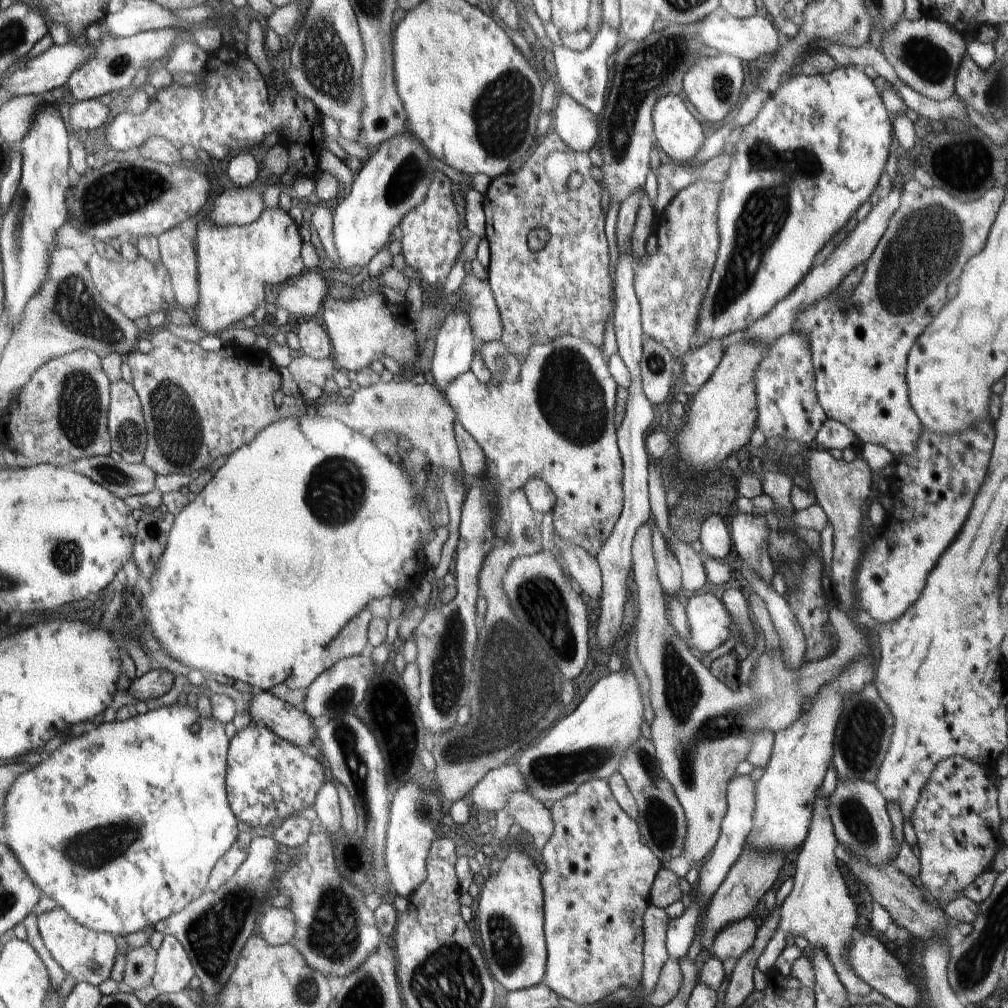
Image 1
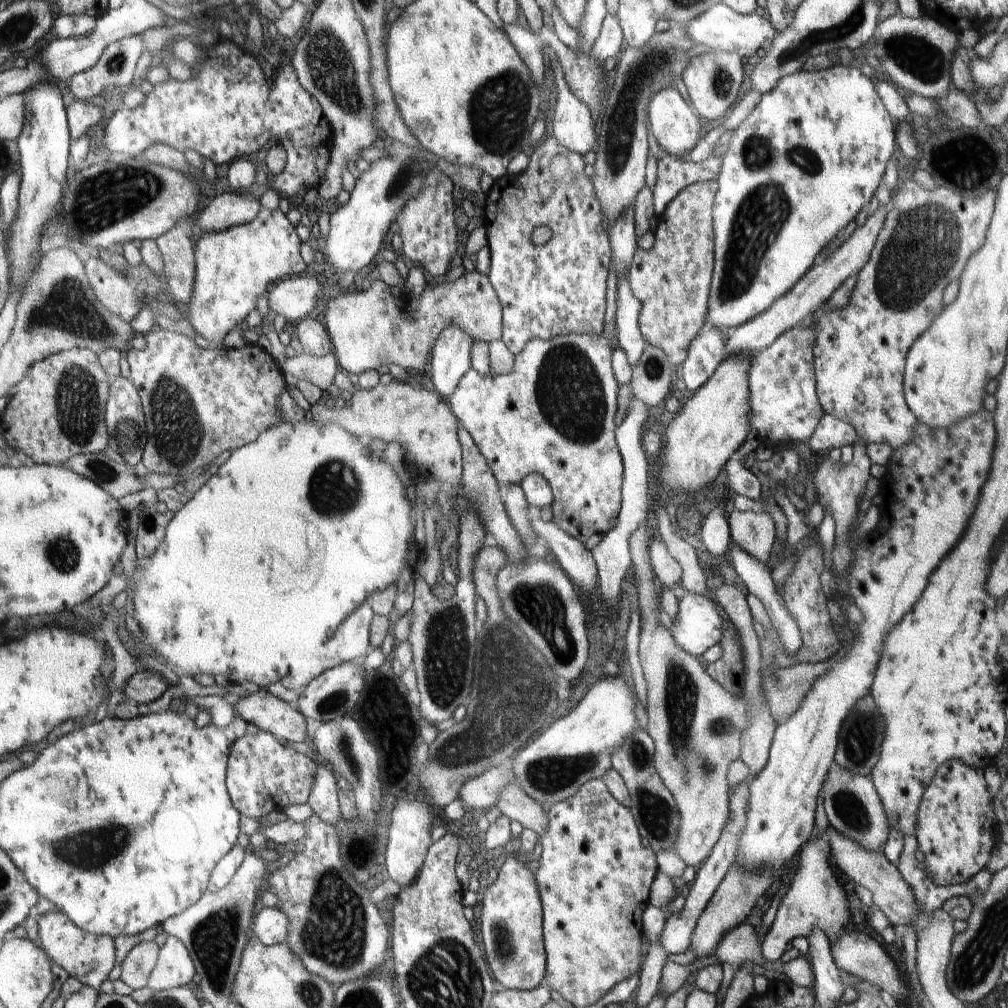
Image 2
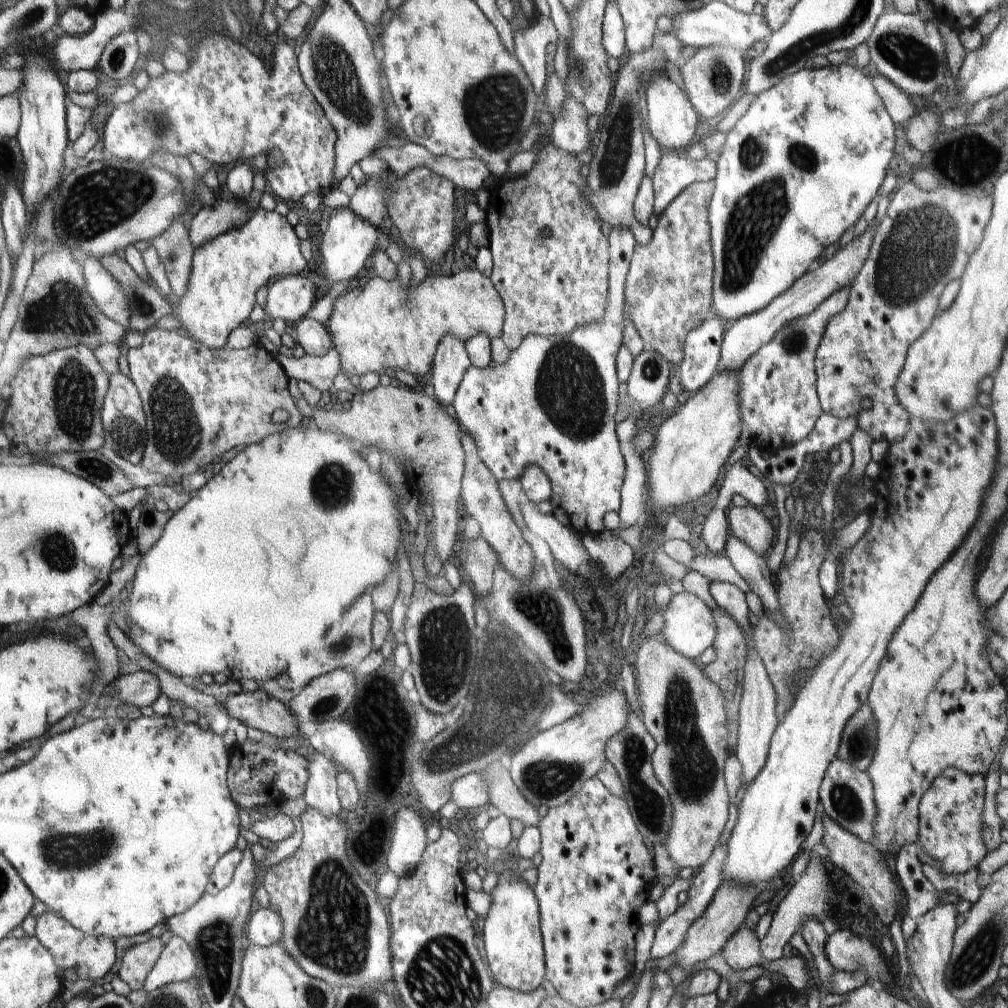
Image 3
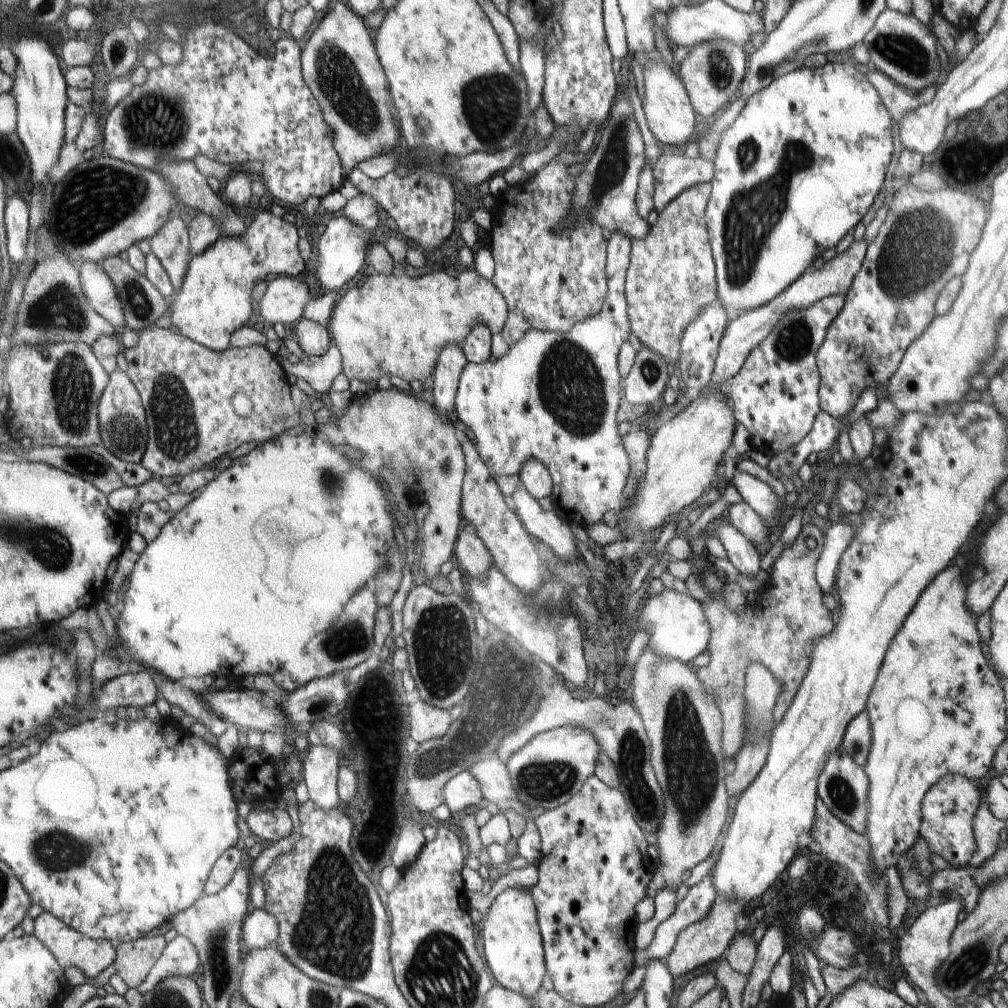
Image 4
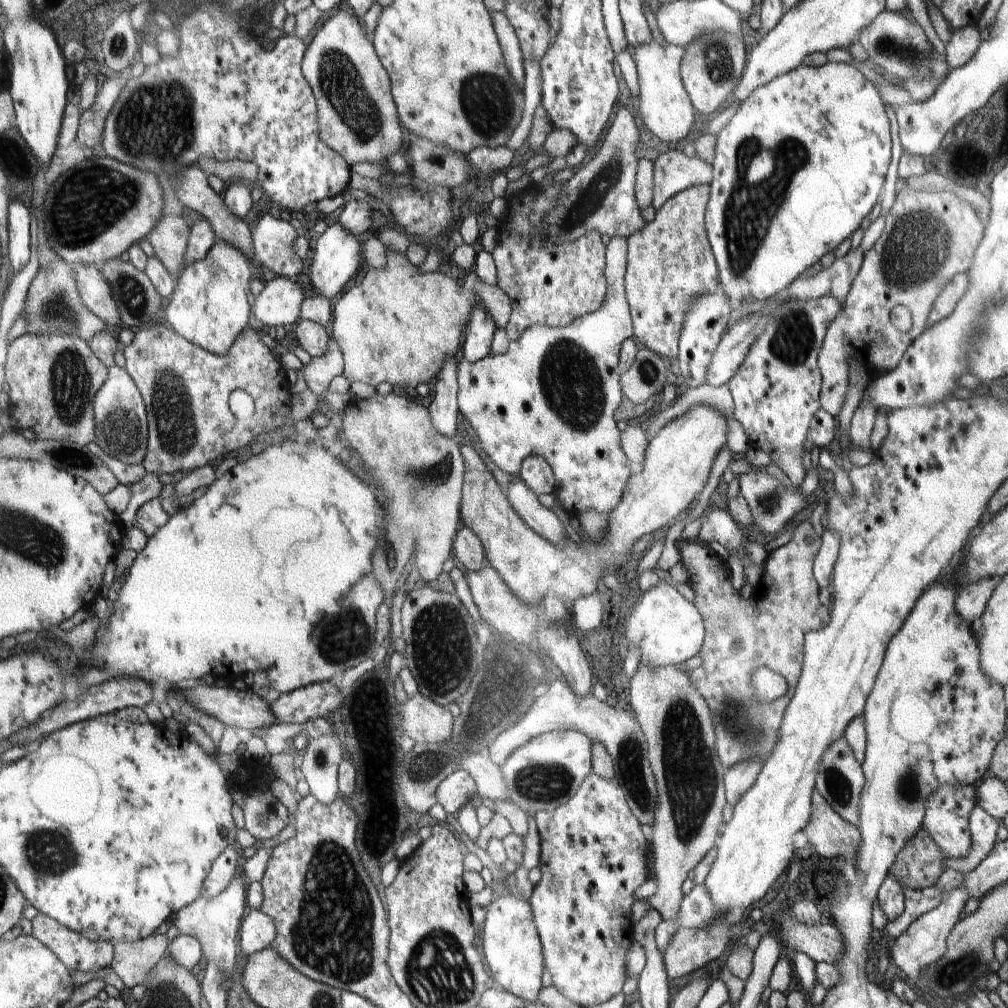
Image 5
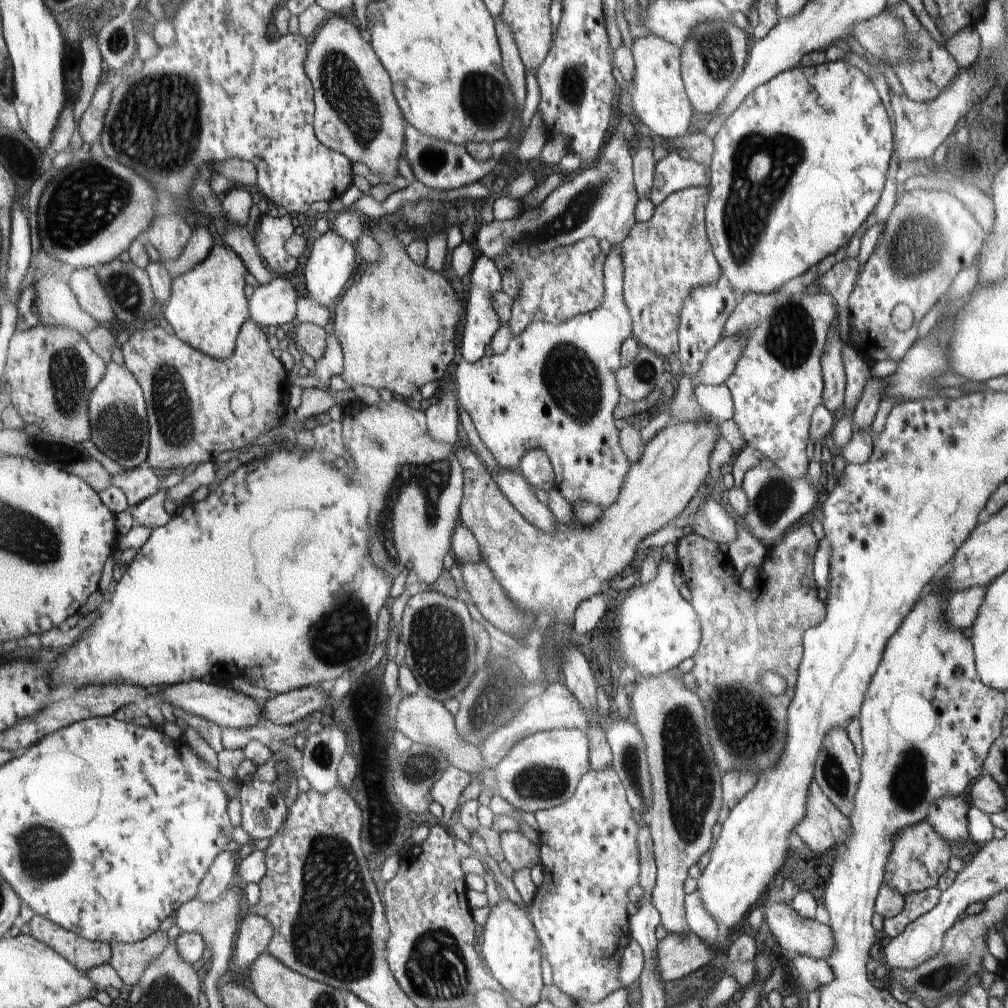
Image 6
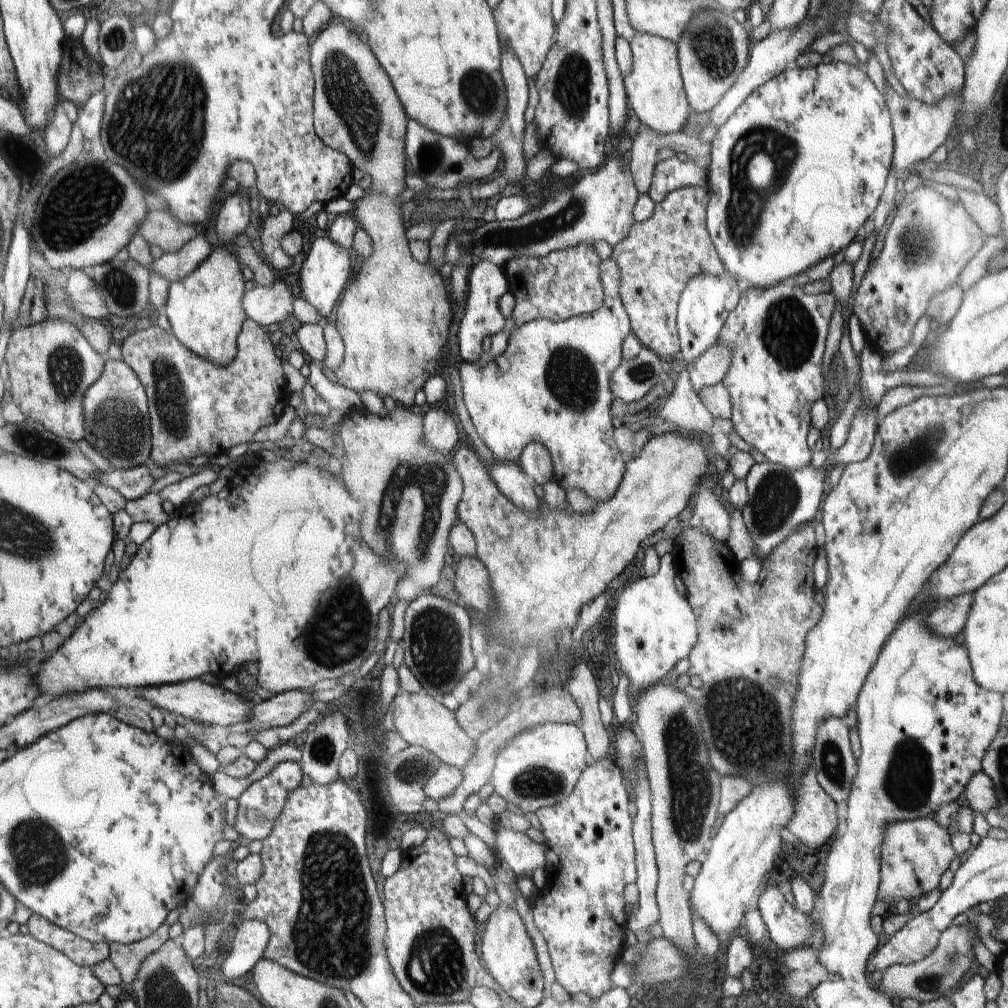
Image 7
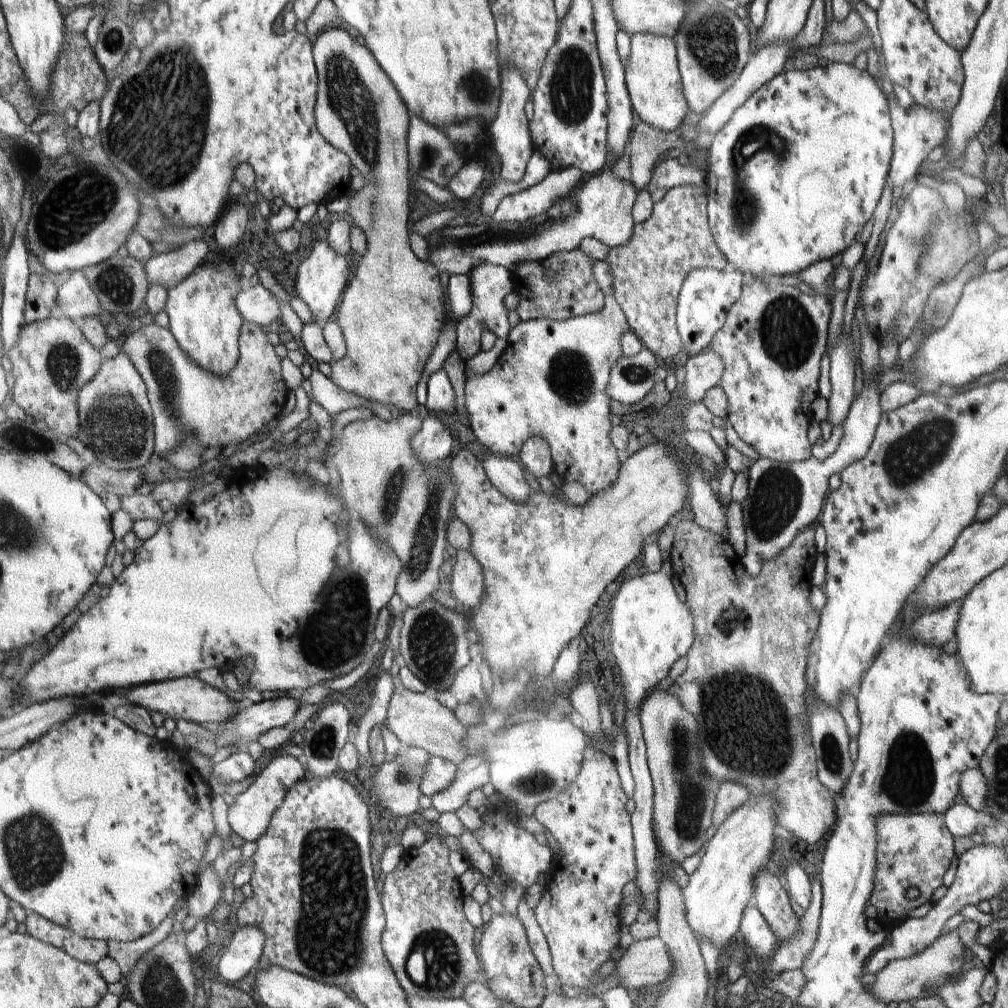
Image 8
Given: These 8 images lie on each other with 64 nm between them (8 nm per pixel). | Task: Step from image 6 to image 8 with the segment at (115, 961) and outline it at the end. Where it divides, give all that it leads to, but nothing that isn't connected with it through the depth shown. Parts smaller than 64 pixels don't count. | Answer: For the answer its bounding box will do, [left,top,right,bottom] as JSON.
[107,916,174,981]

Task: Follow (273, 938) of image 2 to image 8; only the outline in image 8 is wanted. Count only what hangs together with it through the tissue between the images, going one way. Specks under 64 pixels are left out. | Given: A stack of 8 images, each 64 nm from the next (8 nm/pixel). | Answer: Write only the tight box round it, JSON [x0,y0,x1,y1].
[218,926,264,985]

